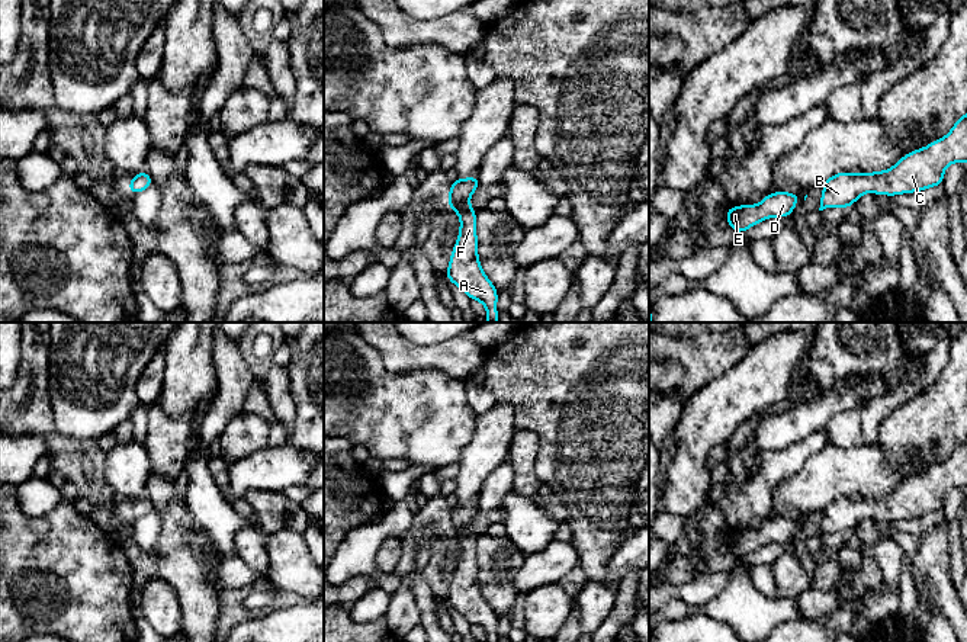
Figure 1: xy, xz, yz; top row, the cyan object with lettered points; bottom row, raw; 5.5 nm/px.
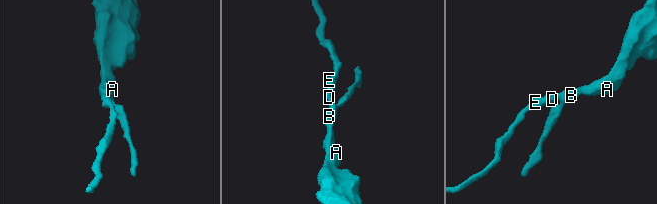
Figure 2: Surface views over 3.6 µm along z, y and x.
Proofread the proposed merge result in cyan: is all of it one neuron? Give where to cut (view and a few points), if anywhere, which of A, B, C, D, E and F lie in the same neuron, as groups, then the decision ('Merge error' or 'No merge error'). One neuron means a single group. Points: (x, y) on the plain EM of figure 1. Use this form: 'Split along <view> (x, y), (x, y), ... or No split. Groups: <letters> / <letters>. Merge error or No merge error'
No split. Groups: A B C D E F. No merge error

